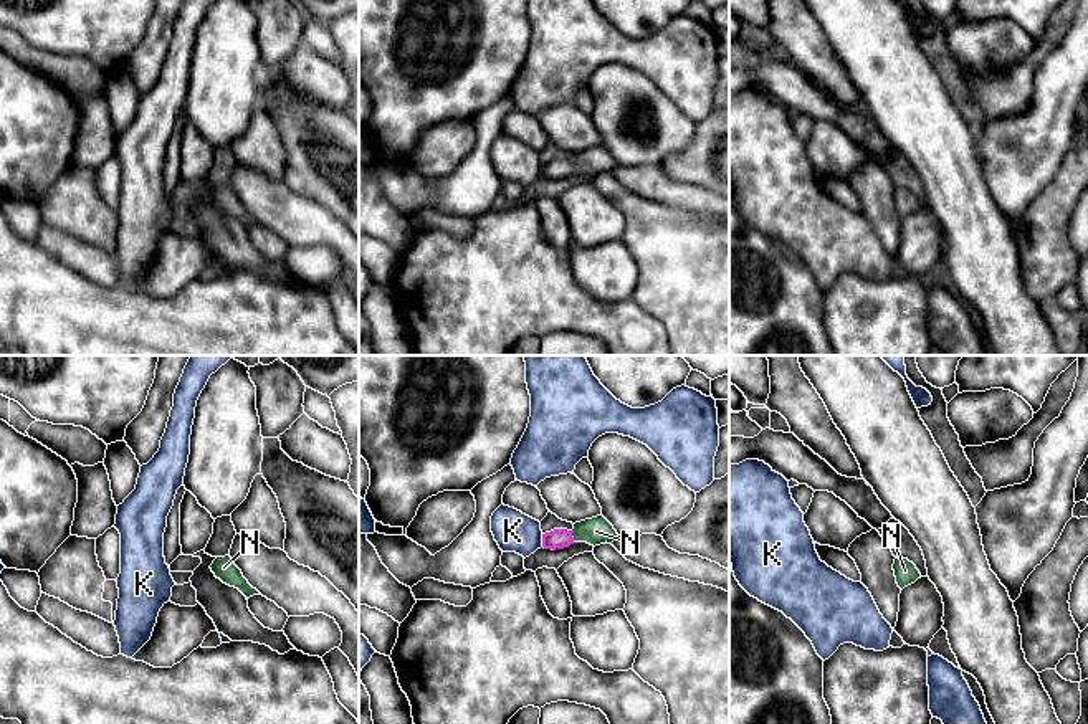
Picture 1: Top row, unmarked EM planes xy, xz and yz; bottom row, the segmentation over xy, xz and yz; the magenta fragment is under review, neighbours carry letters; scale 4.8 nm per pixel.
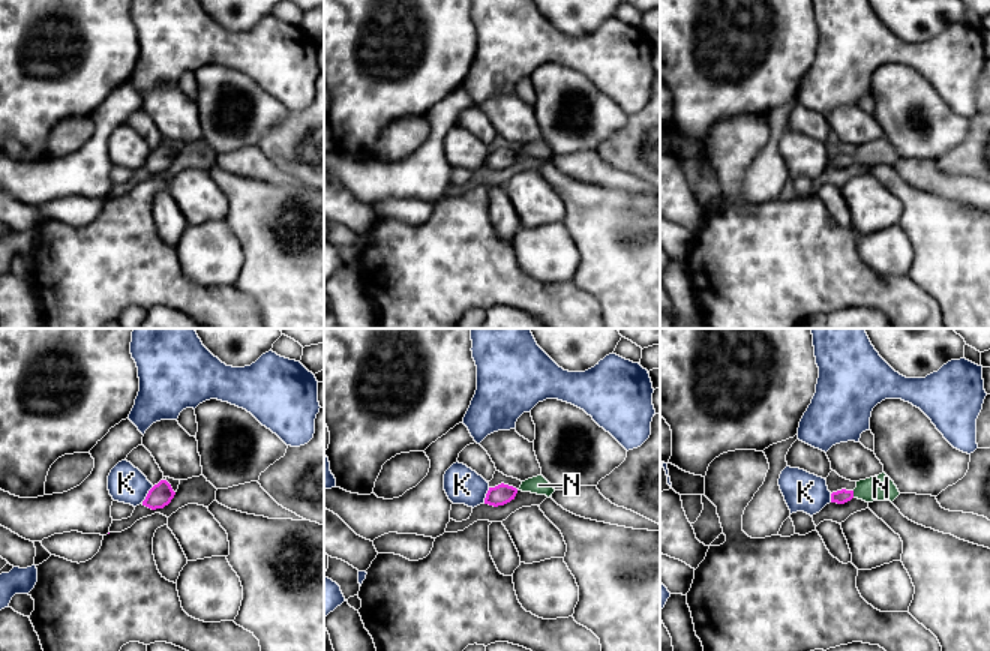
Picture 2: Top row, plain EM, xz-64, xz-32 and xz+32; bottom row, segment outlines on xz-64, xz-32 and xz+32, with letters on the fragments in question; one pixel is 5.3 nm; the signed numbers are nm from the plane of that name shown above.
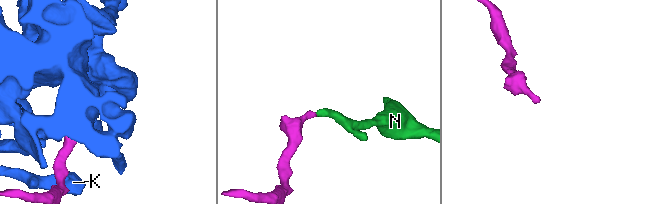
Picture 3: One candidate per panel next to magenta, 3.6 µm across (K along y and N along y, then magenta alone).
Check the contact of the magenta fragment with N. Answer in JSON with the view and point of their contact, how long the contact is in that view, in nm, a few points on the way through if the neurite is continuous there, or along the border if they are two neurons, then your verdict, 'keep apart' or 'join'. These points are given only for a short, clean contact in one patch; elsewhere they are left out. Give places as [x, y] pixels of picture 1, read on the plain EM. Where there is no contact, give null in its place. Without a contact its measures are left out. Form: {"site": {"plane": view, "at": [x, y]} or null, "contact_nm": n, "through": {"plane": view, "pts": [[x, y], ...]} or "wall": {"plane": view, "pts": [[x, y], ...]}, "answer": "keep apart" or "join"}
{"site": {"plane": "xz", "at": [571, 166]}, "contact_nm": 60, "through": {"plane": "xz", "pts": [[559, 167], [571, 166], [582, 161], [596, 161]]}, "answer": "join"}

